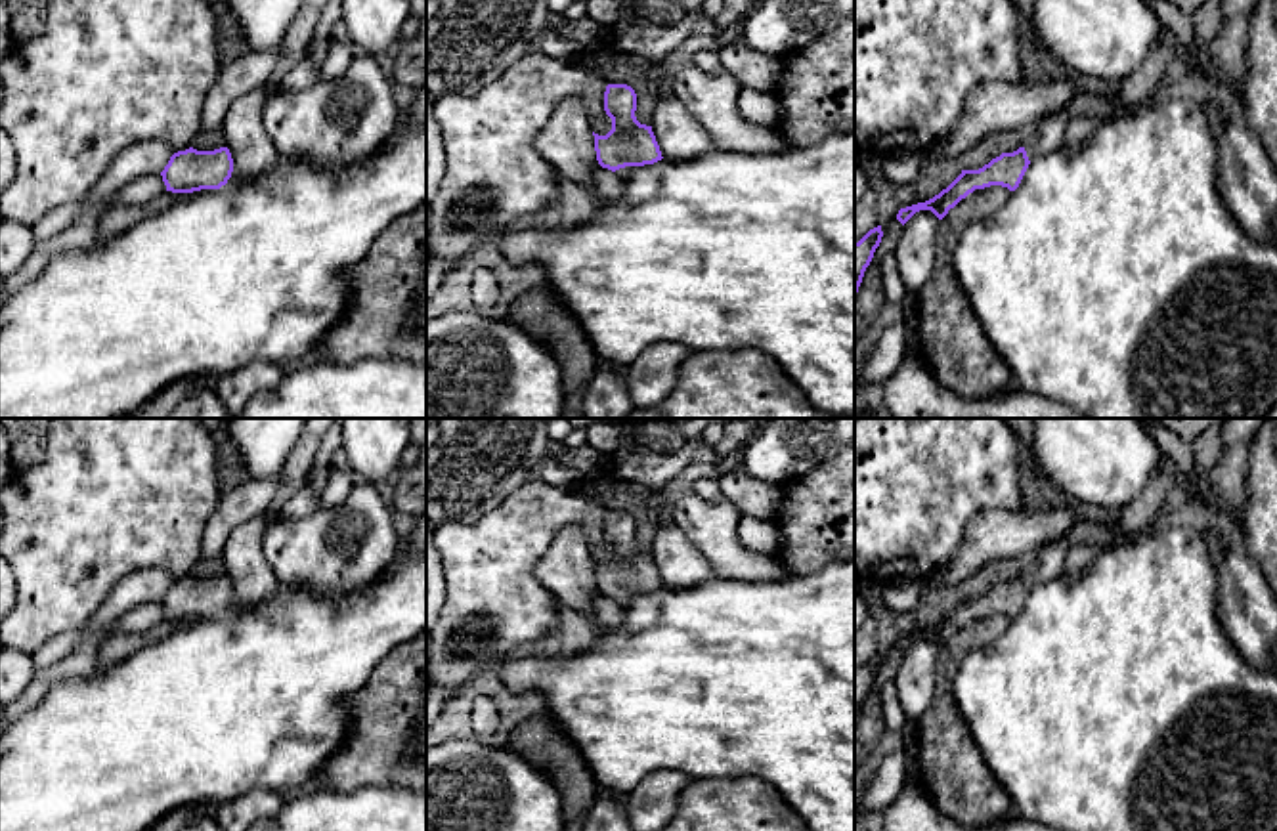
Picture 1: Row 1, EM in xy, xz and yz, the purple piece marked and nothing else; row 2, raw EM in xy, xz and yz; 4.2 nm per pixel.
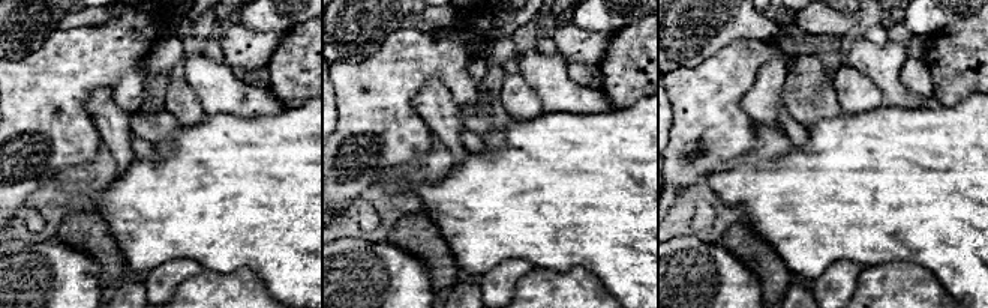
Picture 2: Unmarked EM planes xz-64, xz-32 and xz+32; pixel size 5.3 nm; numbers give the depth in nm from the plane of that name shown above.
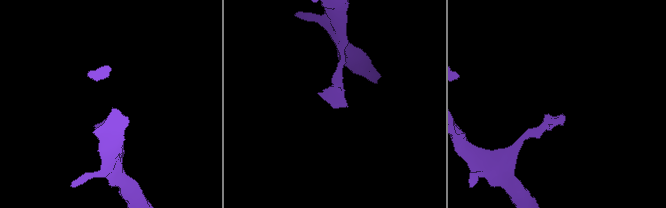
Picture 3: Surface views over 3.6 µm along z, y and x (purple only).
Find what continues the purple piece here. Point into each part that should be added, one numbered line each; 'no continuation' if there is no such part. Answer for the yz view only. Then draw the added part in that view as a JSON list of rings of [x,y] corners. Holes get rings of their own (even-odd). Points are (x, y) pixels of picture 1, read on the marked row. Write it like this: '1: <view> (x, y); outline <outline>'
1: yz (1050, 134); outline [[[1053,113],[1044,117],[1036,132],[1023,145],[1028,160],[1061,149],[1069,122],[1071,118],[1065,113]]]

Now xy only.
no continuation

